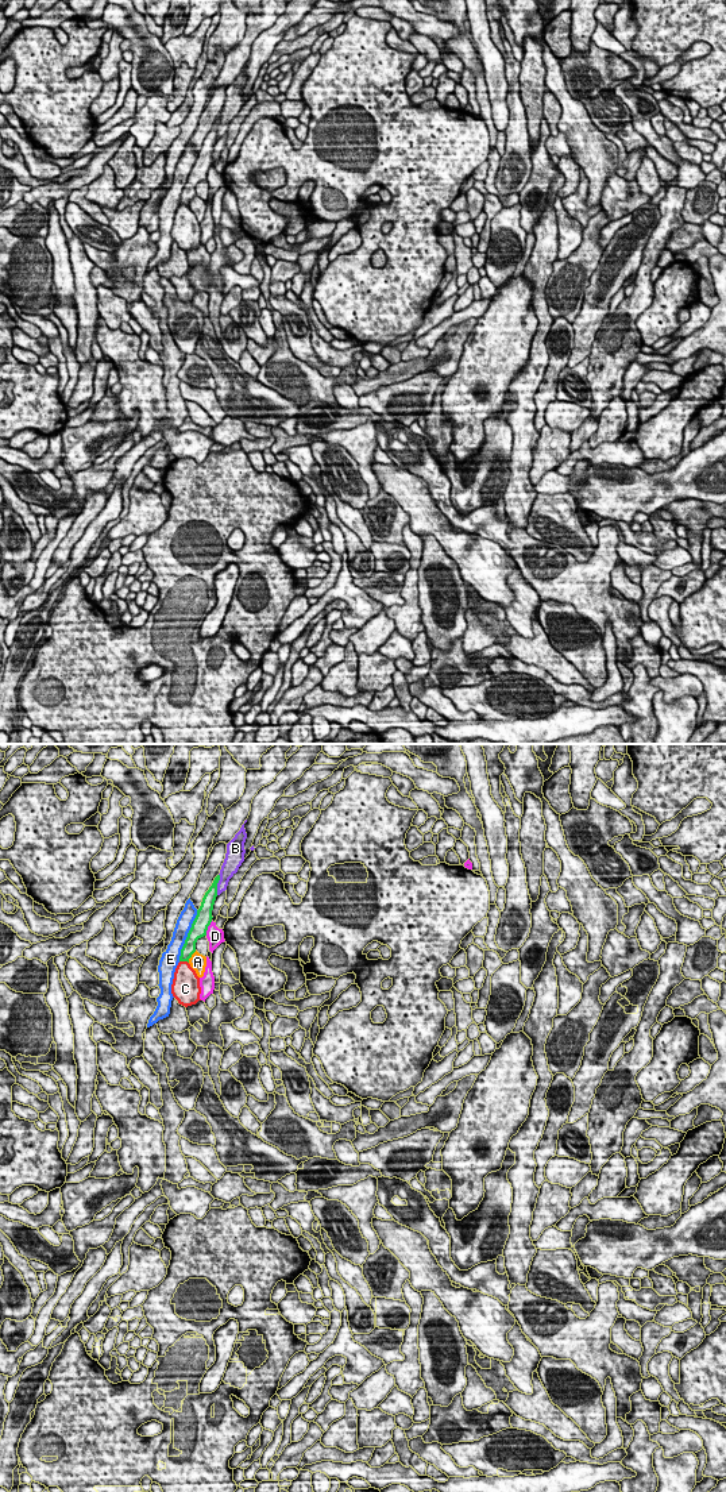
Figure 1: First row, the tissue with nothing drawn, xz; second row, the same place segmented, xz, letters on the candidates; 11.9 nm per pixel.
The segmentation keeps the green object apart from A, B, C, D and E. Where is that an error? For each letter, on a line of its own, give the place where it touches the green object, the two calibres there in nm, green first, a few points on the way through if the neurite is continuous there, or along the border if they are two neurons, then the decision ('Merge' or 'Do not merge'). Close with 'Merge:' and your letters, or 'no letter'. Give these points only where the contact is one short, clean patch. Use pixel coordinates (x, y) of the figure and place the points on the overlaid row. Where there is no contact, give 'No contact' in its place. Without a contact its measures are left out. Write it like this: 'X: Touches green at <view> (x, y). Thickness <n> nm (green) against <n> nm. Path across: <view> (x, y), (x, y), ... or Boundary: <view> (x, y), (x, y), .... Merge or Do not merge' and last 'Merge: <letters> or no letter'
A: Touches green at xz (190, 956). Thickness 160 nm (green) against 200 nm. Do not merge
B: Touches green at xz (216, 885). Thickness 160 nm (green) against 180 nm. Do not merge
C: Touches green at xz (184, 960). Thickness 160 nm (green) against 300 nm. Do not merge
D: Touches green at xz (207, 928). Thickness 200 nm (green) against 200 nm. Do not merge
E: Touches green at xz (188, 936). Thickness 190 nm (green) against 190 nm. Do not merge
Merge: no letter

